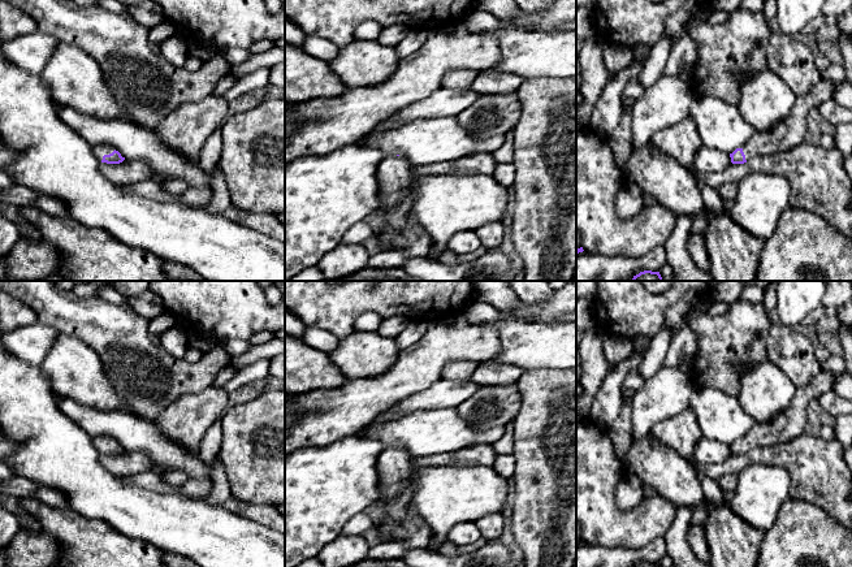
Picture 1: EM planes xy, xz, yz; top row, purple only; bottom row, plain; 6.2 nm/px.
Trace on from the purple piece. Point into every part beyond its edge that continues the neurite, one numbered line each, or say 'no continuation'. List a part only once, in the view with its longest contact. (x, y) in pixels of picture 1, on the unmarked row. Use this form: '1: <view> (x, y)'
1: xy (99, 442)

